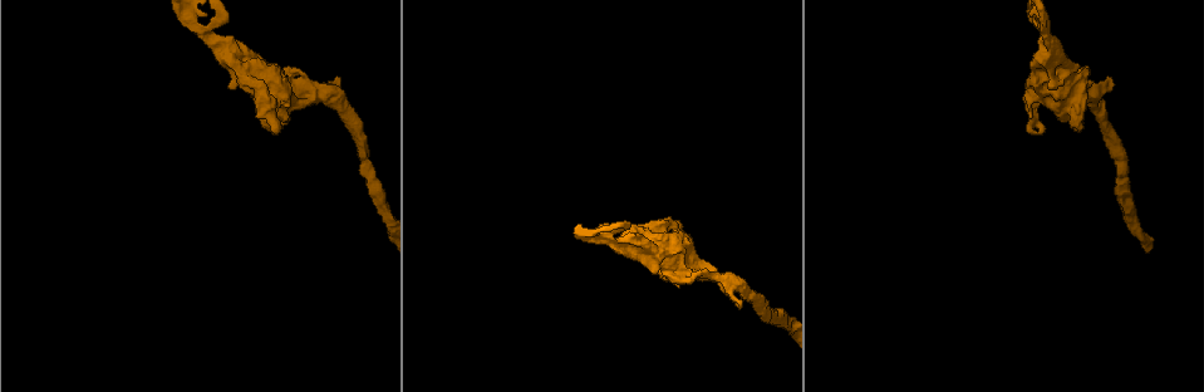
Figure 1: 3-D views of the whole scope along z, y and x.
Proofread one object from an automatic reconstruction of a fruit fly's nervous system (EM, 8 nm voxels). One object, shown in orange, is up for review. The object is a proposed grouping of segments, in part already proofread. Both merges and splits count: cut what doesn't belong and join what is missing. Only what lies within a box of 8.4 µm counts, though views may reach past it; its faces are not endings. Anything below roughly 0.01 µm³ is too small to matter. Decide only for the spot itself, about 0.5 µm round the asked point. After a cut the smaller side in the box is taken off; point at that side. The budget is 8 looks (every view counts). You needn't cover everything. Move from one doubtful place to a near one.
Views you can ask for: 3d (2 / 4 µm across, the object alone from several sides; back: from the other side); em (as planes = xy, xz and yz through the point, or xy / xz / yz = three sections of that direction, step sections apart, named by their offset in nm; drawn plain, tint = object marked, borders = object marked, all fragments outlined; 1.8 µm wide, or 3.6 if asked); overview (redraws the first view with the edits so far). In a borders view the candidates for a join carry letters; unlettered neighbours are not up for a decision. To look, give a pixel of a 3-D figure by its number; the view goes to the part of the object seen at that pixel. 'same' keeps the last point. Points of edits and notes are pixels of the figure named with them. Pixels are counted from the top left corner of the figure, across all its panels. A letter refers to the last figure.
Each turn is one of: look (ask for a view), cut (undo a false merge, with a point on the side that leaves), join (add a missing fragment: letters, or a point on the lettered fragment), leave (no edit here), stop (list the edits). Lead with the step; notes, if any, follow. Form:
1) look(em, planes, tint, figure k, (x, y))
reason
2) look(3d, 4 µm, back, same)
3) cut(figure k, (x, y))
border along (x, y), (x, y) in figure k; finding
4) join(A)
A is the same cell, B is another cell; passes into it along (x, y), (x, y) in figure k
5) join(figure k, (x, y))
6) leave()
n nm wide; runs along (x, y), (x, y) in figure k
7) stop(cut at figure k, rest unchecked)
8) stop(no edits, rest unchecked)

look(3d, 4 µm, figure 1, (271, 133))
branch stops here

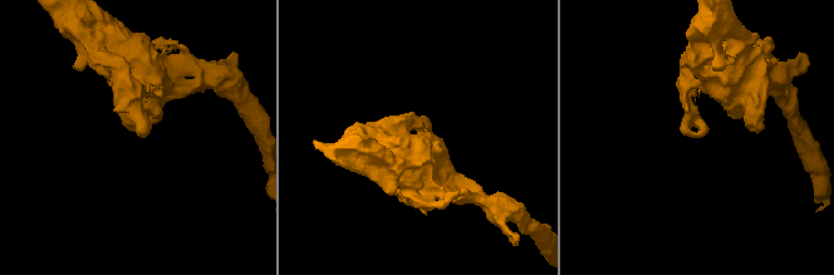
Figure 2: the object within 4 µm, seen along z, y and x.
look(em, xy, step 16, tint, figure 2, (140, 136))
now the EM

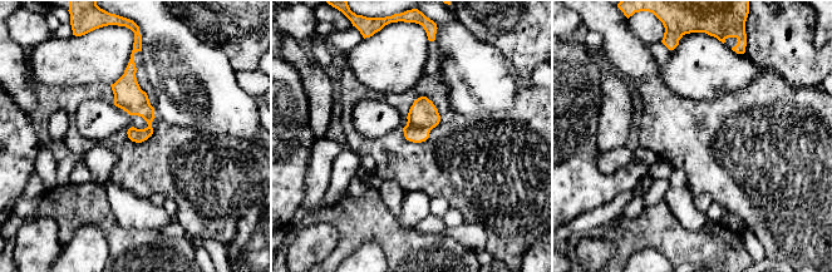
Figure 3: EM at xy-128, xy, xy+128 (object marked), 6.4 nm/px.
look(em, planes, borders, same)
cut it another way

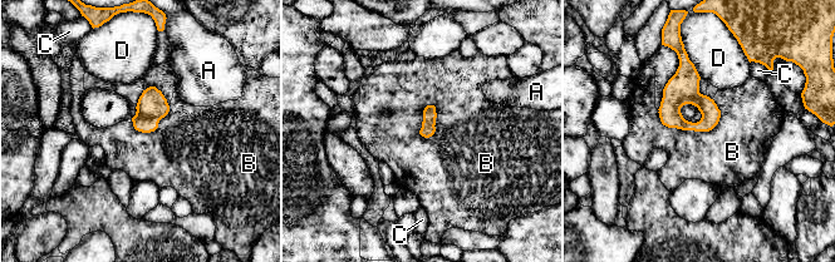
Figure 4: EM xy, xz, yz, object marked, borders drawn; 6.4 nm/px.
leave()
B touches over 420 nm; A, B, C and D are other cells; none of them fits

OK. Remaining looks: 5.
look(em, planes, plain, figure 1, (209, 39))
sharp bend

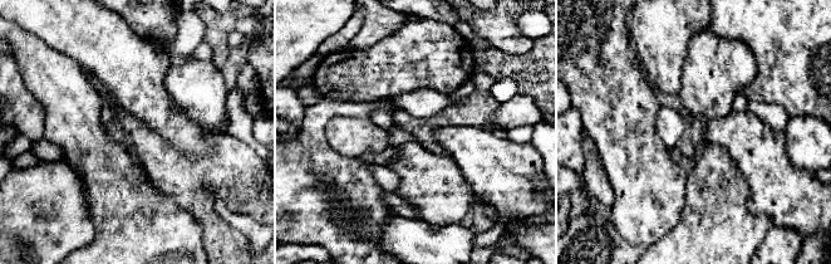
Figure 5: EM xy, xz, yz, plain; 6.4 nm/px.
look(em, planes, tint, same)
with the object marked

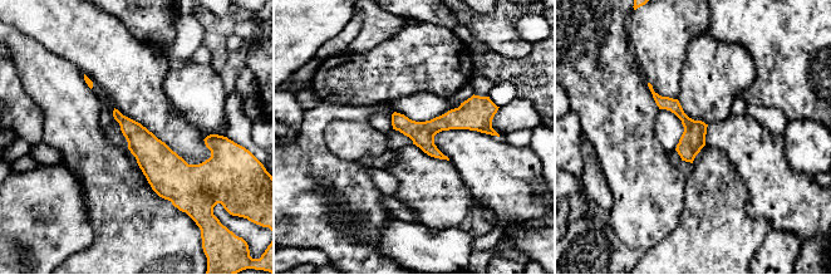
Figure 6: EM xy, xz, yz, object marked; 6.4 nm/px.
look(em, planes, borders, same)
see the neighbours

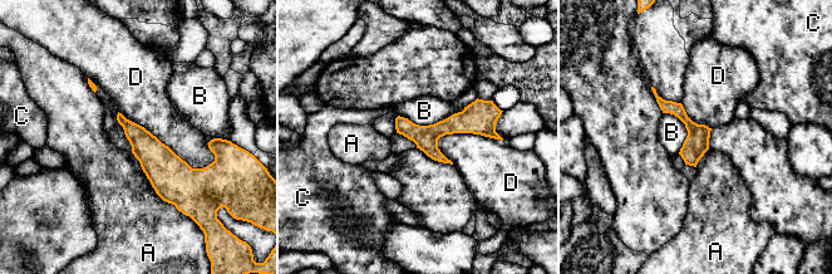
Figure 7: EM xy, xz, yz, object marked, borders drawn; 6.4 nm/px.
leave()
160 nm wide; A, B, C and D are other cells; border along (464, 107), (428, 125), (398, 116) in figure 7; all the same cell

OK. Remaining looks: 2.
stop(no edits, rest unchecked)

